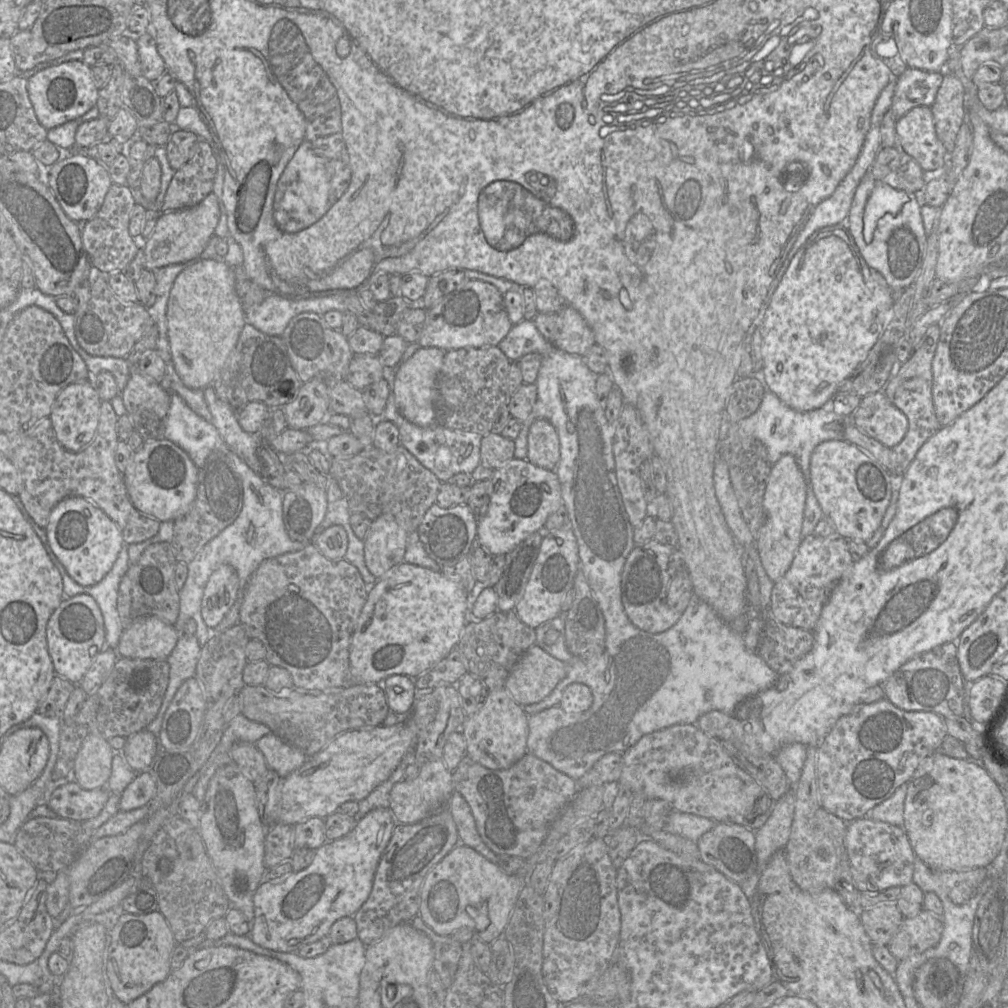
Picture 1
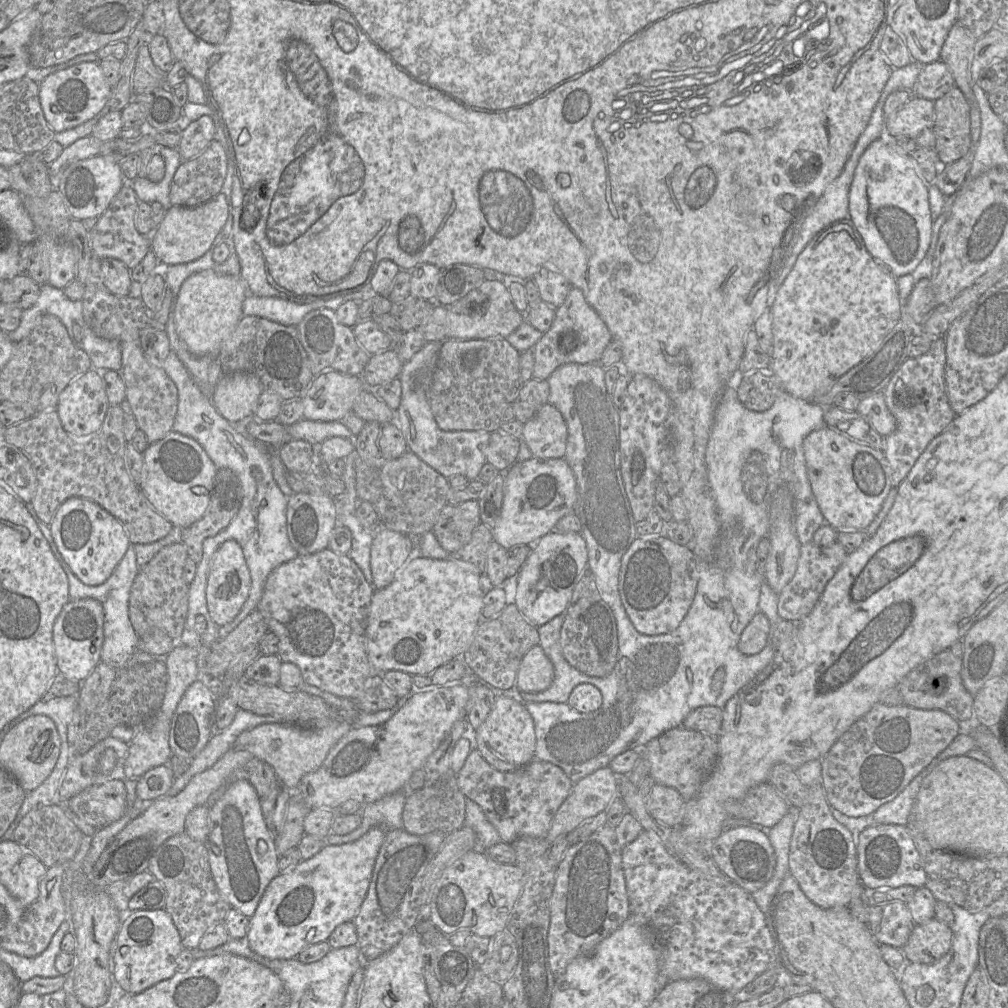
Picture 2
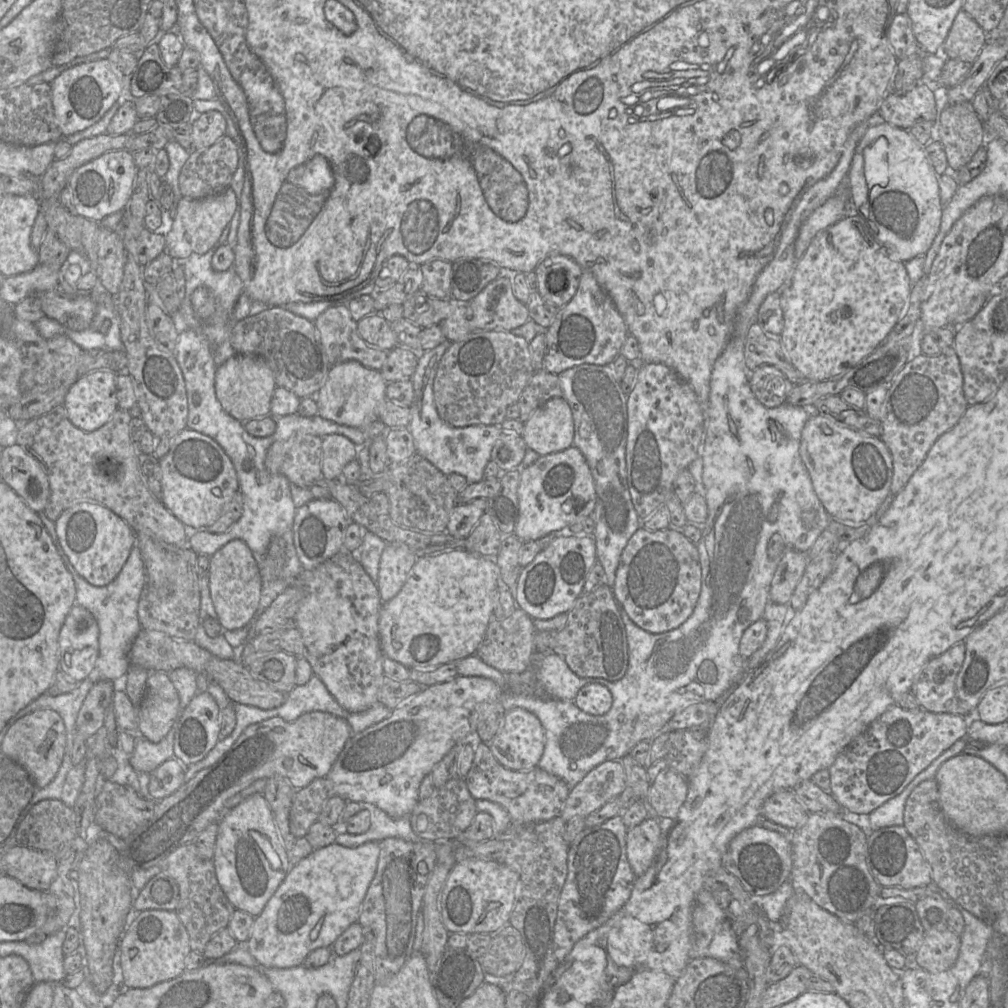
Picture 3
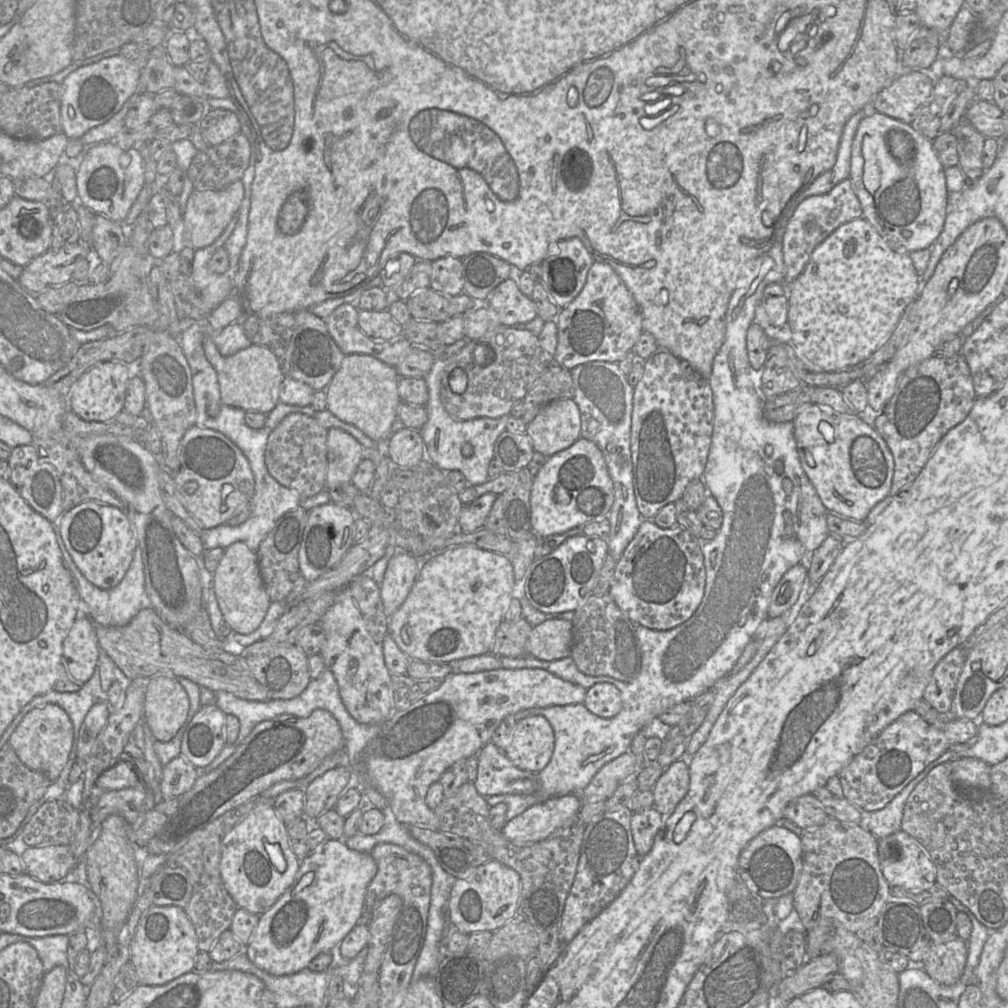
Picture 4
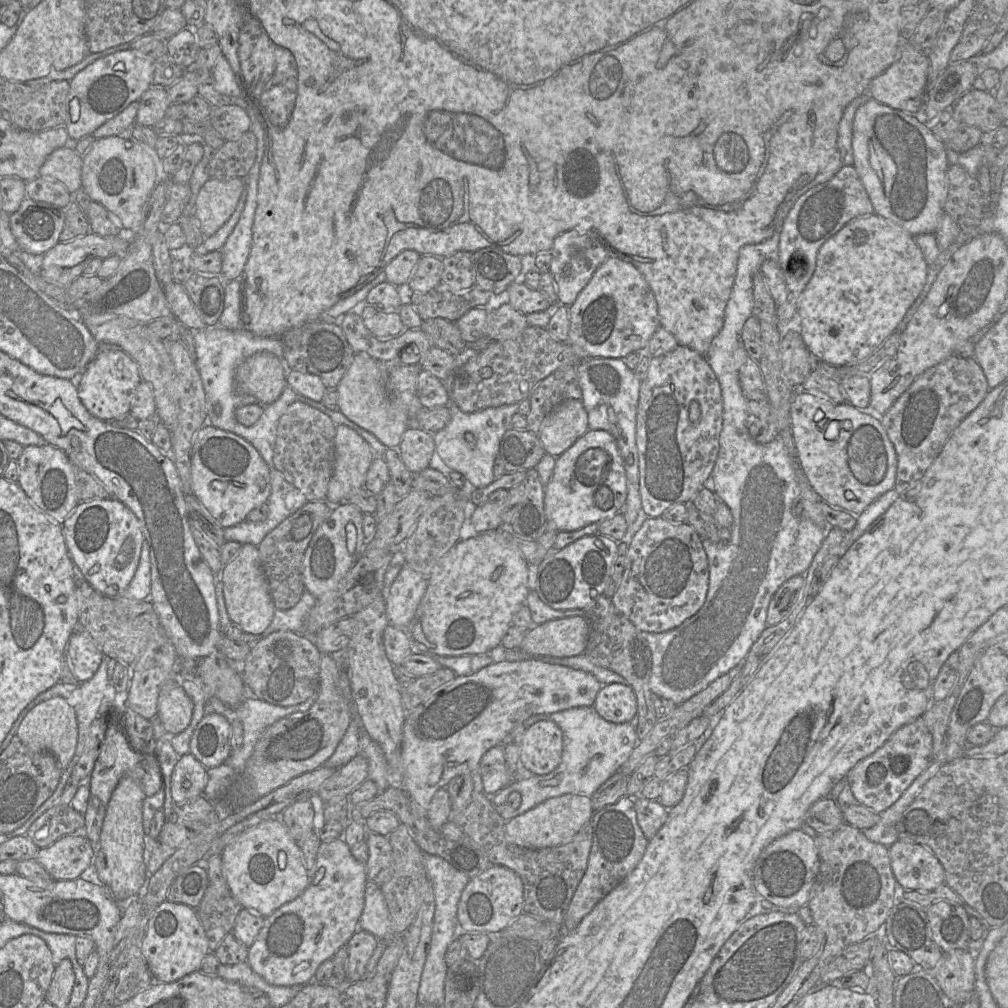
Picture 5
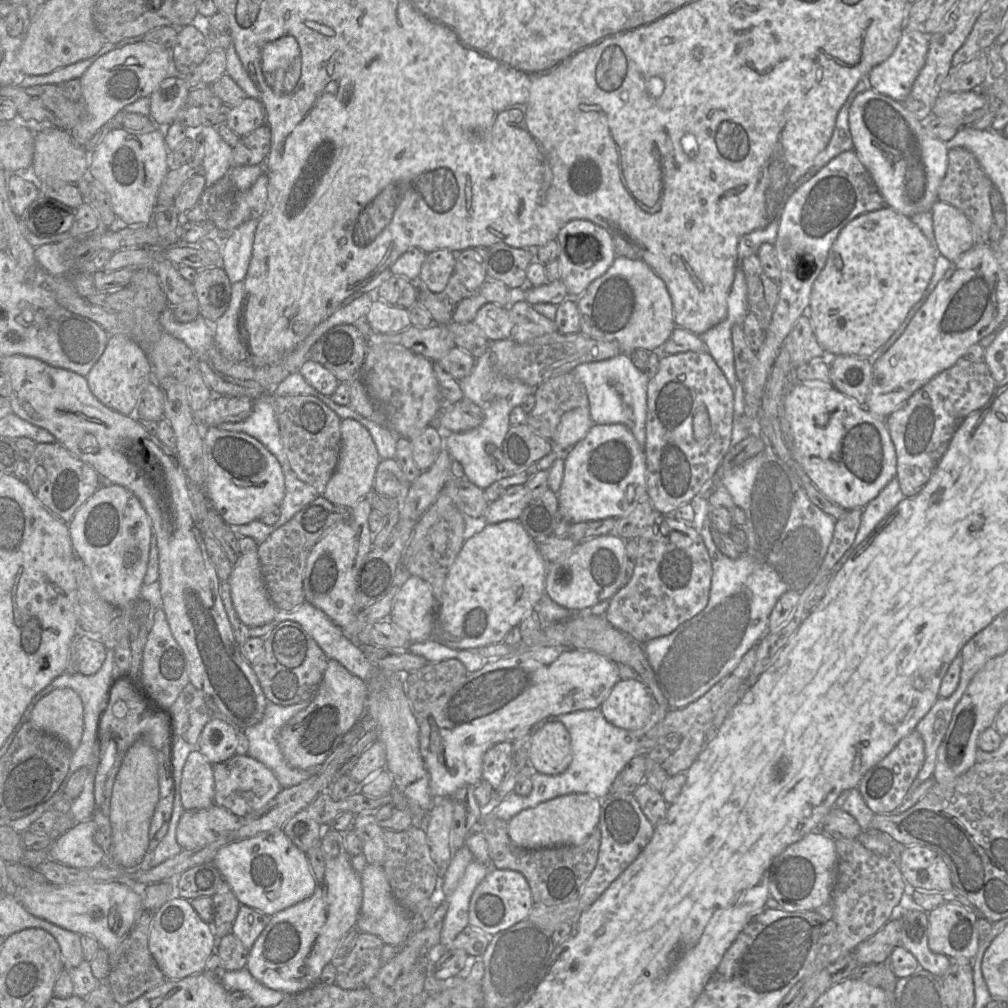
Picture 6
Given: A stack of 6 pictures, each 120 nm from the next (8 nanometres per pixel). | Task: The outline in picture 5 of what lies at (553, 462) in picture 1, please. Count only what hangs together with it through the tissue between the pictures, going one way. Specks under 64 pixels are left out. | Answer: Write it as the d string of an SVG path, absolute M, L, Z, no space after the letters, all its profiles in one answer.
M567 400L542 422L537 436L547 454L558 457L569 449L588 428L588 415L581 400Z

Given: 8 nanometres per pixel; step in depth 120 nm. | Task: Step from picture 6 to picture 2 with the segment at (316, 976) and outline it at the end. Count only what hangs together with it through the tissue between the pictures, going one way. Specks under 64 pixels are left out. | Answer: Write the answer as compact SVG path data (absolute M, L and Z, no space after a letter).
M374 826L353 842L326 845L313 857L301 860L292 869L273 878L250 918L246 939L250 948L268 959L296 958L310 945L327 941L338 925L352 921L368 892L376 858L385 836L386 831L383 827Z

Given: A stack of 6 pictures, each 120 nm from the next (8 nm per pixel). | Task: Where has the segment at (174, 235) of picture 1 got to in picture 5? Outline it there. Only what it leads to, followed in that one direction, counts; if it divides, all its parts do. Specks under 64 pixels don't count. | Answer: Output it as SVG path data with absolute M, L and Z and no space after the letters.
M245 178L209 179L201 187L196 199L196 216L201 223L204 240L215 234L231 217L245 187Z

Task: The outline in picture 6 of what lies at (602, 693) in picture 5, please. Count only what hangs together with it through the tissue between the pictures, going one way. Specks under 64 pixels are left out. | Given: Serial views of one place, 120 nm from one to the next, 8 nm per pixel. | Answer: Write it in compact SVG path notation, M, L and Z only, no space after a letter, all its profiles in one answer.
M638 677L618 681L599 709L608 722L627 731L642 728L657 713L647 687Z

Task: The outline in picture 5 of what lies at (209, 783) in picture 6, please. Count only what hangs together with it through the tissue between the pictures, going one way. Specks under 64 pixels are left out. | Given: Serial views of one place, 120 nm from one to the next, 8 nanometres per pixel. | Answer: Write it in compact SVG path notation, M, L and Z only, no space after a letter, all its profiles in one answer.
M190 752L181 756L171 776L171 794L175 803L203 795L208 769Z

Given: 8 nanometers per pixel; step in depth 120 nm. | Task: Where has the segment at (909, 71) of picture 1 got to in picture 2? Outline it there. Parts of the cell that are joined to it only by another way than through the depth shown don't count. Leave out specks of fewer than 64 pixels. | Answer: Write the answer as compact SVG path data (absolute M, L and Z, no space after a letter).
M941 60L923 66L912 95L935 101L954 87L955 81L949 67Z

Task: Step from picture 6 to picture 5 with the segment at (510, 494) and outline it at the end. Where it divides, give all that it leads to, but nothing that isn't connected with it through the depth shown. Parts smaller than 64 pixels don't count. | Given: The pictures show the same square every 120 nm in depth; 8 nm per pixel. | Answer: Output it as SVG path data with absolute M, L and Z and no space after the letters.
M506 489L494 491L487 500L478 505L471 516L471 522L477 532L502 529L502 513L508 500Z

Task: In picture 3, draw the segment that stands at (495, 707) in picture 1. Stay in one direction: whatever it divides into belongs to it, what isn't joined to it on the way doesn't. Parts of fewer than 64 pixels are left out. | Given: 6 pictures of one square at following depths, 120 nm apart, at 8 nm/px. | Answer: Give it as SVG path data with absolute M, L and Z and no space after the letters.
M513 708L505 712L503 723L487 744L494 757L511 770L529 770L538 765L545 748L545 731L538 717L523 708Z

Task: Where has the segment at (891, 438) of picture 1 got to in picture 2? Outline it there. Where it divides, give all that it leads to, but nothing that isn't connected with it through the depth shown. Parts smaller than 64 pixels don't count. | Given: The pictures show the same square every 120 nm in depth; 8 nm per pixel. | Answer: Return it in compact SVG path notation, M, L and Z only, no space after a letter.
M878 392L860 400L857 412L871 423L883 437L892 434L896 429L896 420L889 411L883 392Z

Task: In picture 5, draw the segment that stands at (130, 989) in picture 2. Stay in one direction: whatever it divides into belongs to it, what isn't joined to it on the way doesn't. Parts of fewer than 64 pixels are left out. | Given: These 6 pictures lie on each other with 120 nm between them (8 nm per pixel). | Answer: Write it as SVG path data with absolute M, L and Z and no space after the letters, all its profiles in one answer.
M166 900L161 903L149 919L141 951L155 982L171 983L200 971L202 961L210 950L196 909Z

